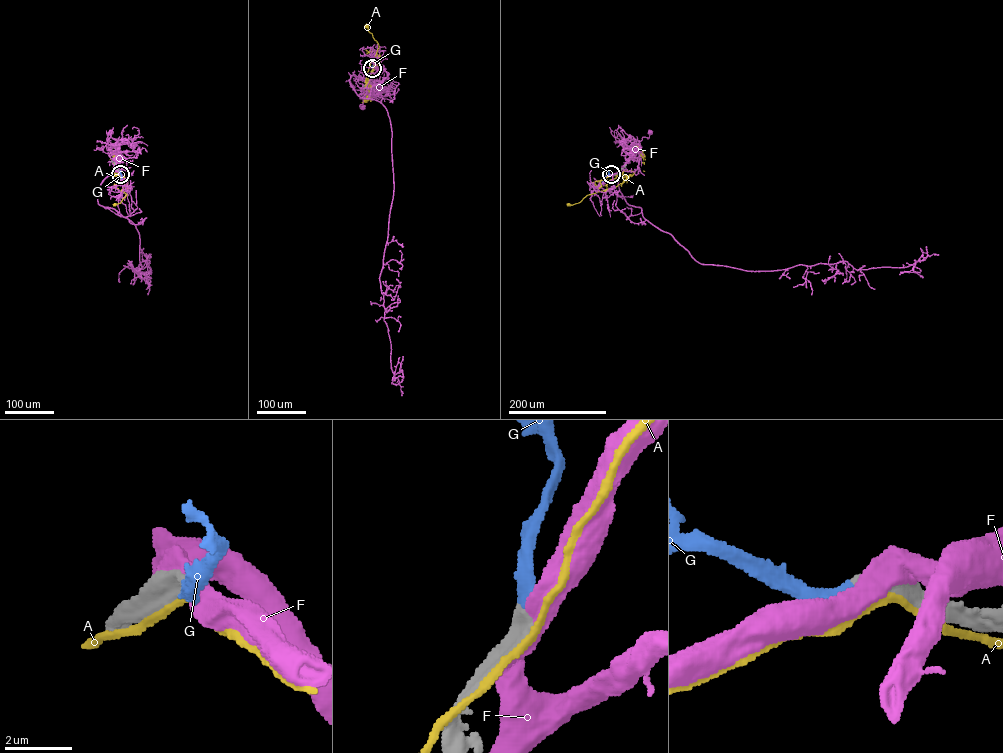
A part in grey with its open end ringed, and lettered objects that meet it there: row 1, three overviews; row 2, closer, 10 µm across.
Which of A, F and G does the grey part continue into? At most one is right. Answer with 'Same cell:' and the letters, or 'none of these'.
Same cell: G

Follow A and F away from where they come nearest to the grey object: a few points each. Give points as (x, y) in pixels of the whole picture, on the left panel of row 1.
A: (120, 175), (115, 176), (114, 187), (127, 194), (115, 204)
F: (120, 174), (115, 170), (118, 142), (107, 137), (110, 132)

